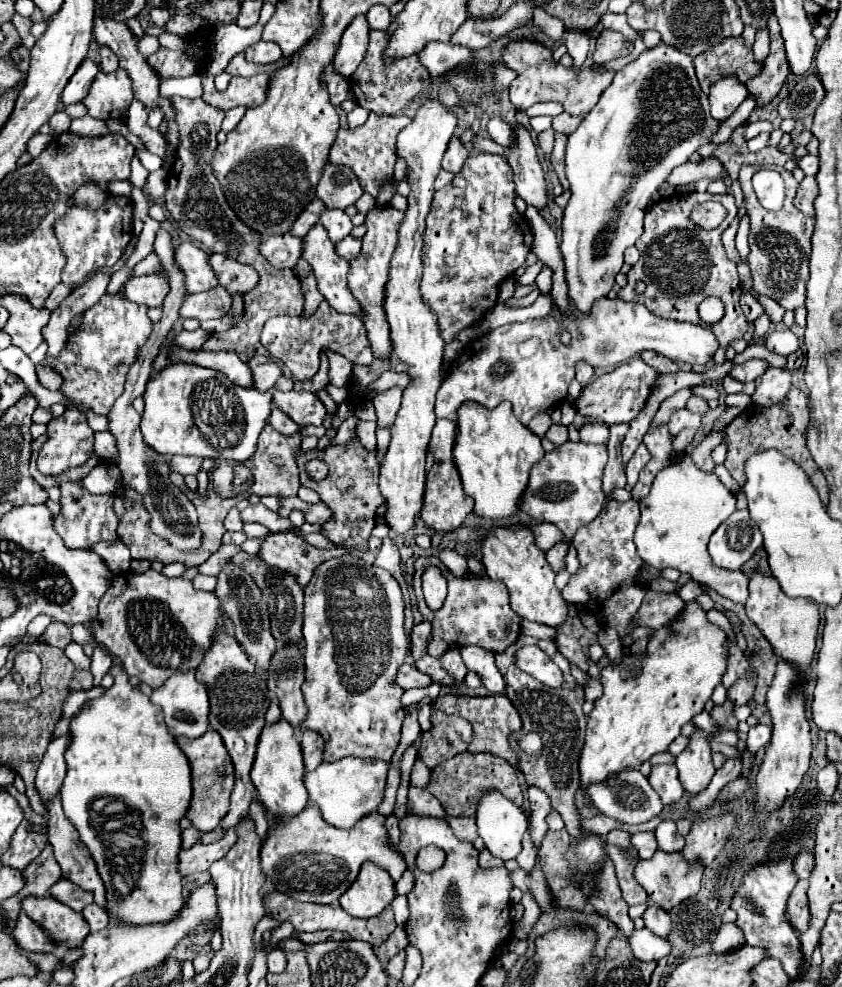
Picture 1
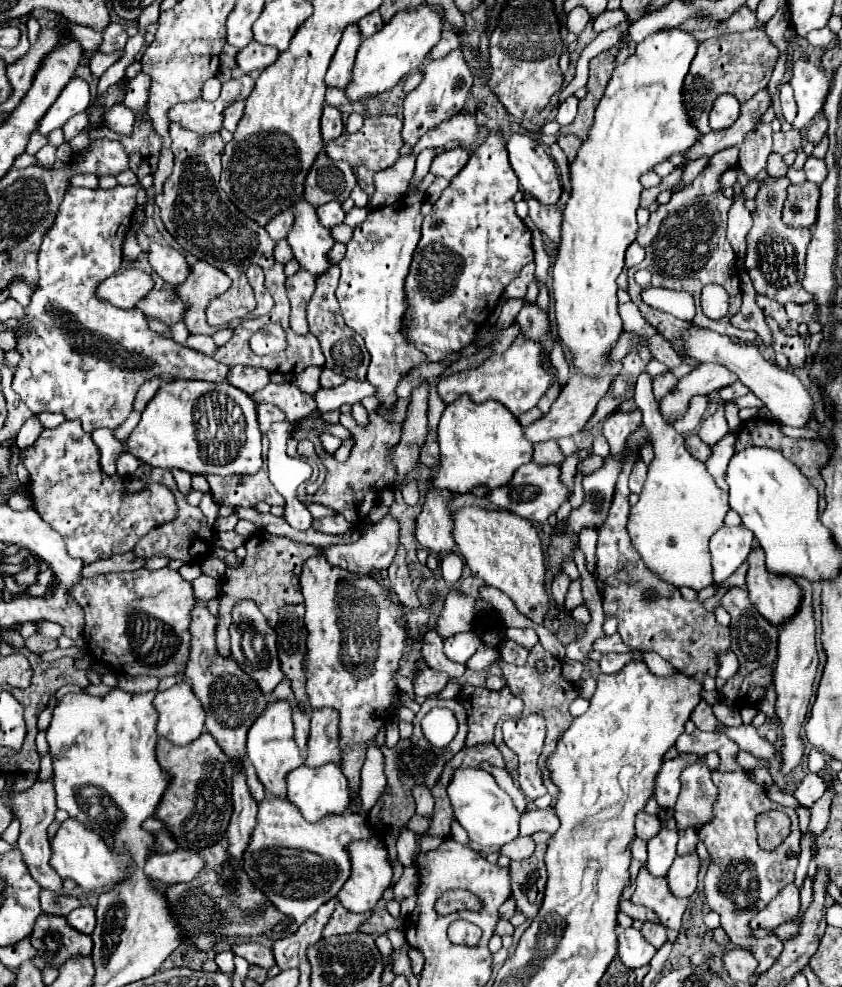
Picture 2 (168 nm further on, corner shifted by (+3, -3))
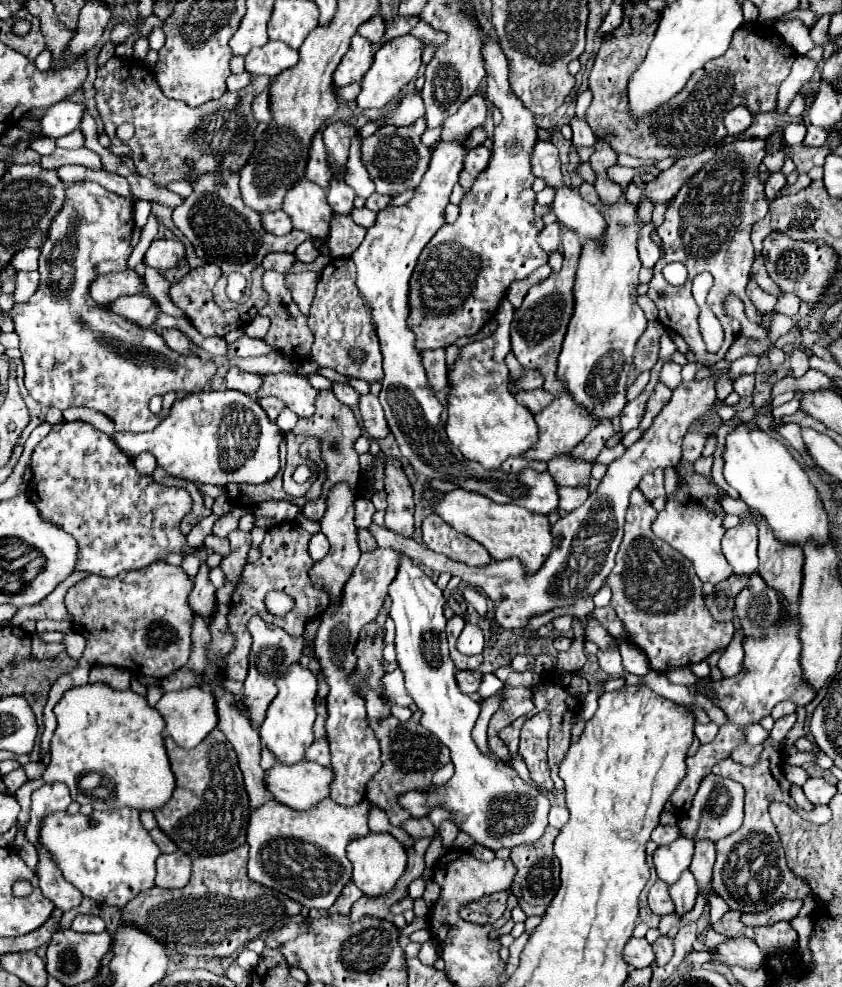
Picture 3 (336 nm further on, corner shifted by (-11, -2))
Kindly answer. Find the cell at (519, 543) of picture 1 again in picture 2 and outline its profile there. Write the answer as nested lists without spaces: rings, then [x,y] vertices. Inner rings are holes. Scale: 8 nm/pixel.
[[[462,506],[452,516],[452,538],[458,544],[472,574],[488,586],[502,590],[522,612],[536,624],[544,622],[548,612],[548,594],[544,588],[546,560],[534,524],[514,516],[508,510],[486,510],[480,506]]]

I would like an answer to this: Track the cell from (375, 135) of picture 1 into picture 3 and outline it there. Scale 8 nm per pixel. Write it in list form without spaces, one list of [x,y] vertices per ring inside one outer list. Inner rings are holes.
[[[418,119],[408,127],[396,127],[396,125],[378,127],[378,131],[372,137],[362,139],[362,147],[360,147],[362,165],[370,173],[370,179],[374,181],[378,193],[396,197],[408,189],[418,187],[430,163],[430,151],[426,145],[420,143],[420,135],[424,133],[424,129],[426,129],[426,121]]]

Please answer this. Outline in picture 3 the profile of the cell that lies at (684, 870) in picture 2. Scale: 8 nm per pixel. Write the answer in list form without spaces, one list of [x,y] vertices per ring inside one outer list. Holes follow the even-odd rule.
[[[686,869],[684,875],[680,875],[680,879],[674,885],[670,885],[670,897],[676,905],[676,913],[684,915],[686,911],[690,911],[694,907],[696,895],[696,879],[692,879],[692,871]]]

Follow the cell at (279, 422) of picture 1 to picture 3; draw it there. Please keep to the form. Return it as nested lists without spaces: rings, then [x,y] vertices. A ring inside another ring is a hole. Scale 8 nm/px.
[[[264,397],[264,399],[258,399],[258,403],[262,405],[262,409],[266,411],[266,415],[268,415],[268,419],[274,423],[276,421],[276,417],[282,413],[282,409],[286,409],[286,405],[280,401],[280,399],[276,399],[276,397]]]

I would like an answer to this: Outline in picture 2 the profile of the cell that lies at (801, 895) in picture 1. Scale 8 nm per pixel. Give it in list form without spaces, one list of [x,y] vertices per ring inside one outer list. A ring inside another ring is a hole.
[[[788,884],[786,888],[782,888],[782,892],[762,912],[758,912],[750,920],[750,928],[752,930],[758,930],[758,928],[776,930],[780,924],[796,918],[798,910],[800,910],[798,888],[794,884]]]

